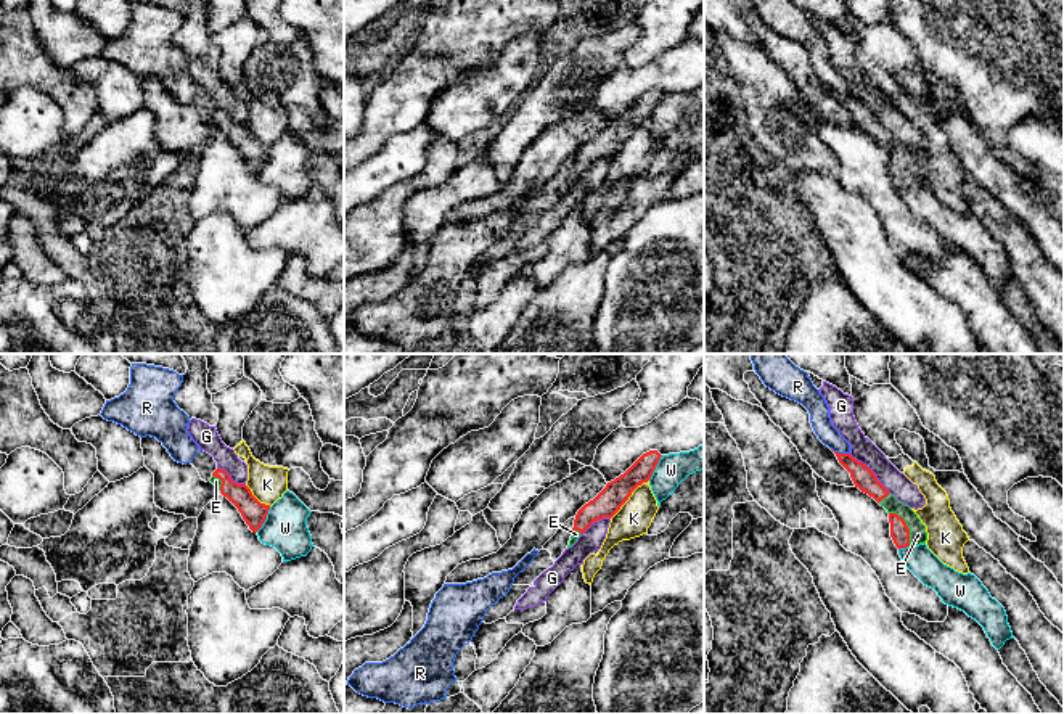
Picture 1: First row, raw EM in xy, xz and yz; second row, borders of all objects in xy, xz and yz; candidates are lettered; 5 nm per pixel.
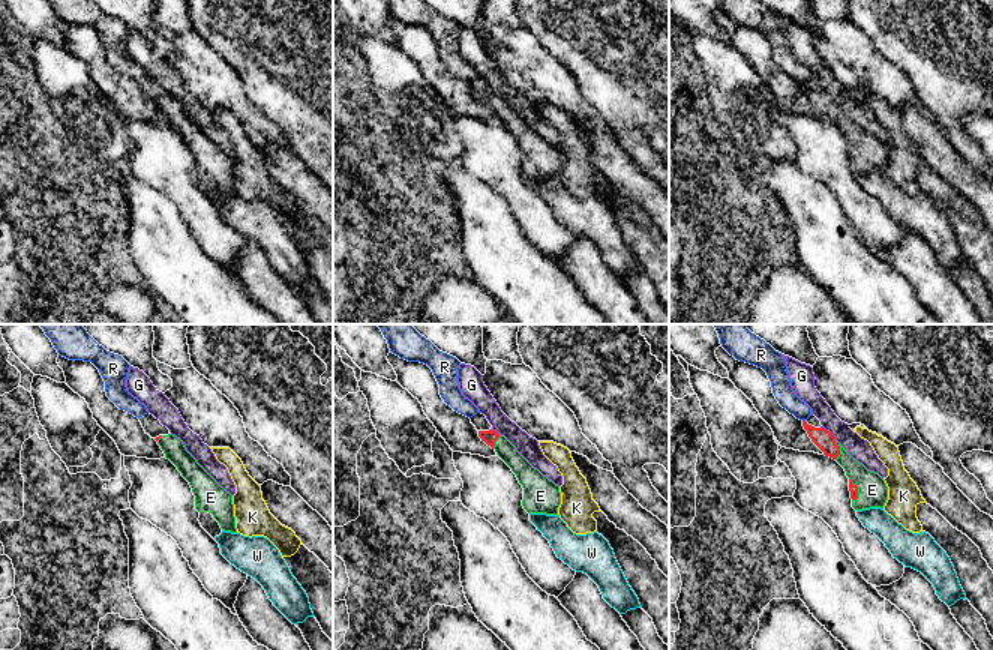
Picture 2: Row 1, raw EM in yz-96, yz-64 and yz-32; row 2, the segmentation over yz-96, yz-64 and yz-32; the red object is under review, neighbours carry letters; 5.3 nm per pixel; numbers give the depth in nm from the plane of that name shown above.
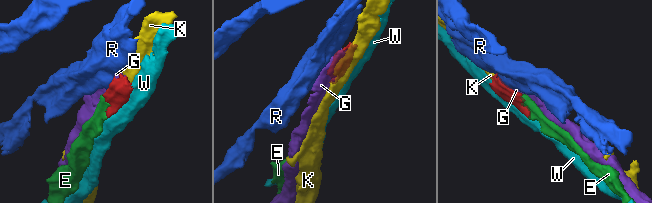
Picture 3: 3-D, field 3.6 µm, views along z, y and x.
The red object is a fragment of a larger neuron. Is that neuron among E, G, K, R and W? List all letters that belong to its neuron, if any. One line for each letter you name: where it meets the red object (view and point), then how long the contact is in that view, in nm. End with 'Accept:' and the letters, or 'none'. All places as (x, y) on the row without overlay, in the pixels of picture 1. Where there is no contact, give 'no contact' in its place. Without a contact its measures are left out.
E: contact yz (907, 166); length 200 nm
Accept: E

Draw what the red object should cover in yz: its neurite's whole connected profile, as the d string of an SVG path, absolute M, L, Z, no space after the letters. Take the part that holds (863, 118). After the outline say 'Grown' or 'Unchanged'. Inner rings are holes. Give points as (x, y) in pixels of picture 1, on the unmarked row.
M834 92L839 103L850 113L850 117L861 132L873 137L889 153L890 177L895 187L906 188L926 183L927 172L918 154L898 142L876 117L876 114L850 93Z. Grown

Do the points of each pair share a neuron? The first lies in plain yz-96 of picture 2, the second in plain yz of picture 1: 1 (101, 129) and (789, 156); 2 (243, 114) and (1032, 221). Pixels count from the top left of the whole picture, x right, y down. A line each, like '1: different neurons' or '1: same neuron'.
1: same neuron
2: different neurons

